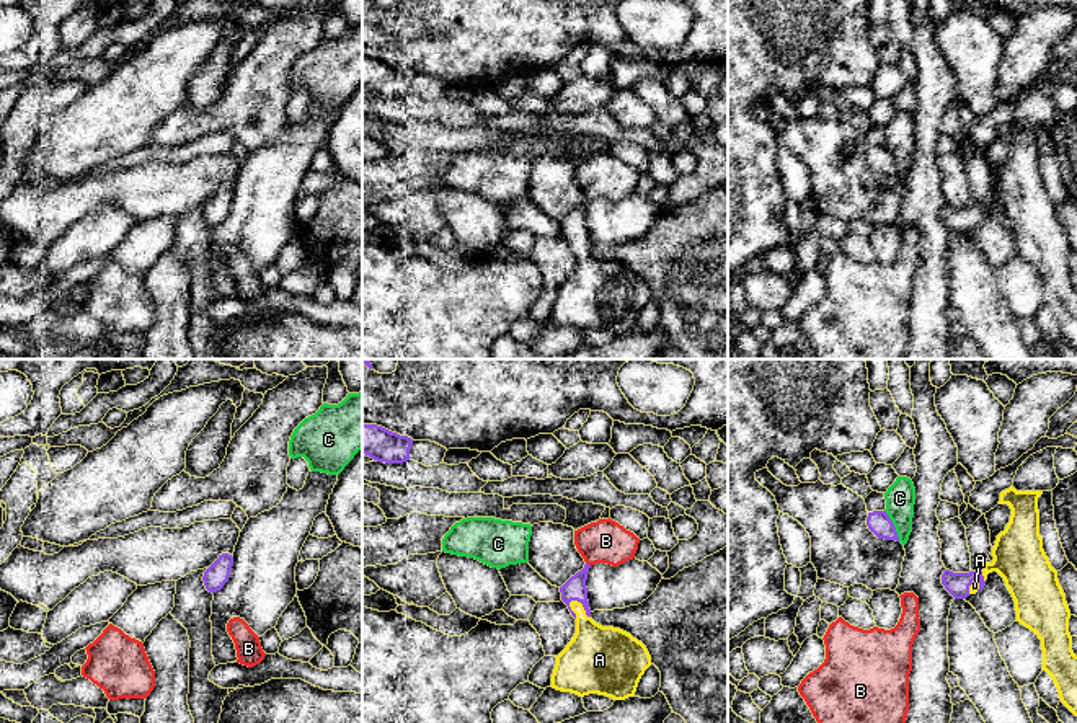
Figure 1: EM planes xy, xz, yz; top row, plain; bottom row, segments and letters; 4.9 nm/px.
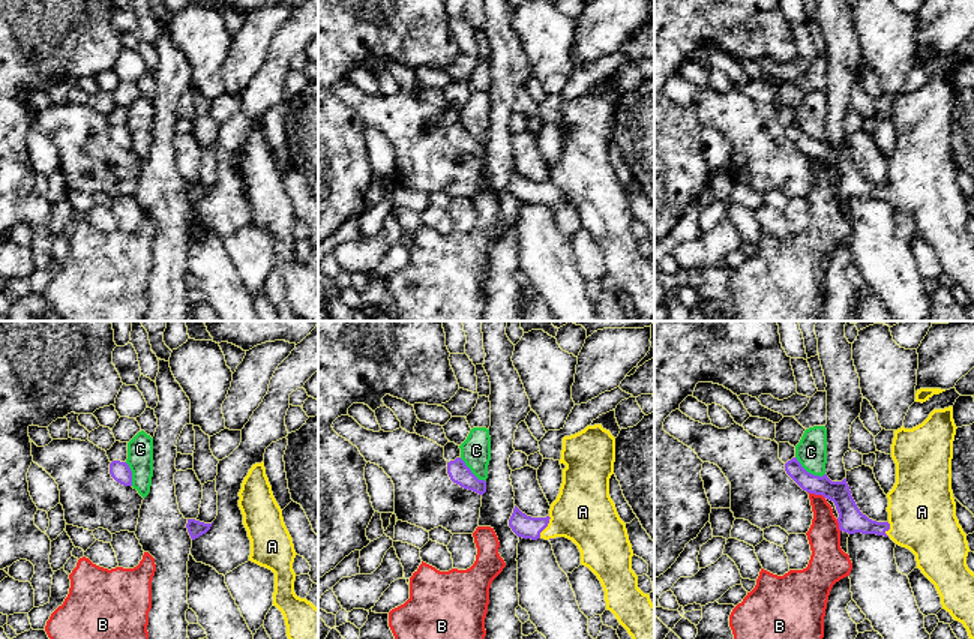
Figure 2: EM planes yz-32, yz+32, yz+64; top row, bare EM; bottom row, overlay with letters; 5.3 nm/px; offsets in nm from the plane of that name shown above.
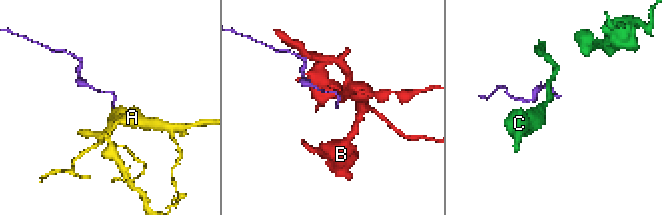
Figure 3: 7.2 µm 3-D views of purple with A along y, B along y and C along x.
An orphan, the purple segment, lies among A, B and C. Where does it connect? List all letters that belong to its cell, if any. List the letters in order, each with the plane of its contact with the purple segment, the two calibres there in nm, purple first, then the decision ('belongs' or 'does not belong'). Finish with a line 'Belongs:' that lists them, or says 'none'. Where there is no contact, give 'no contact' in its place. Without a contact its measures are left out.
A: xz | 110/260 nm | belongs
B: xz | 110/220 nm | does not belong
C: yz | 110/140 nm | does not belong
Belongs: A

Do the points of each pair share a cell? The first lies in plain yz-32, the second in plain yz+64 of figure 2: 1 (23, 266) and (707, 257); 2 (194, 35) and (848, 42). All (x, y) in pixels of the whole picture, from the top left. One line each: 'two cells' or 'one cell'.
1: one cell
2: two cells

